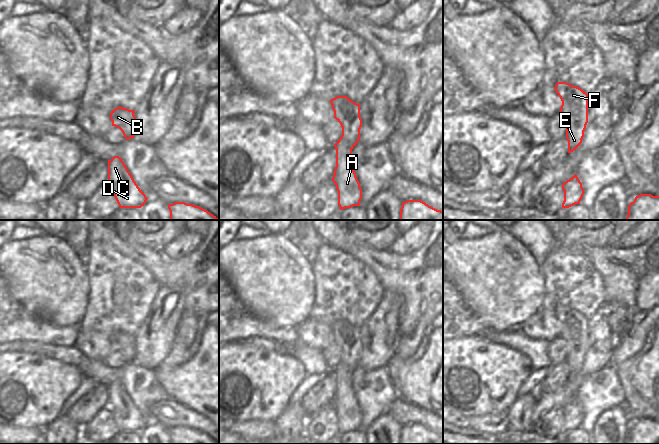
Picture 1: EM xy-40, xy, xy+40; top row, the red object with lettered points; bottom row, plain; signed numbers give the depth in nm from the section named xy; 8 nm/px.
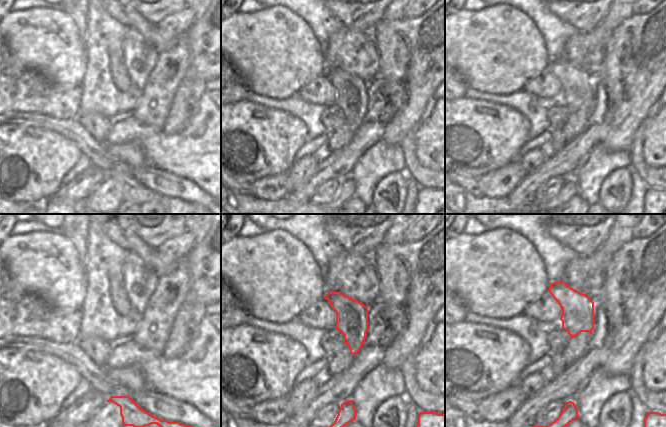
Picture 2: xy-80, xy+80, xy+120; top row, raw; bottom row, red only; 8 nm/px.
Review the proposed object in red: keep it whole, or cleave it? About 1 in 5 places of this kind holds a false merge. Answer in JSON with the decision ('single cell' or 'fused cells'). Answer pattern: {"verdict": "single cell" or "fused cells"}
{"verdict": "single cell"}

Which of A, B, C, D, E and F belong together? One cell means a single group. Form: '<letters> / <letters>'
A B C D E F

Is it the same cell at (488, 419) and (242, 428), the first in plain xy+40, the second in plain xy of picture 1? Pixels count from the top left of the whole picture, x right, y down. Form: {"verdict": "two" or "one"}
{"verdict": "one"}

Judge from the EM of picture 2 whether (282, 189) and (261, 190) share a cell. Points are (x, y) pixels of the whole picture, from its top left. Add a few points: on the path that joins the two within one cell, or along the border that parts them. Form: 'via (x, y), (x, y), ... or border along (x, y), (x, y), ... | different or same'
via (277, 189), (274, 191), (266, 190) | same

